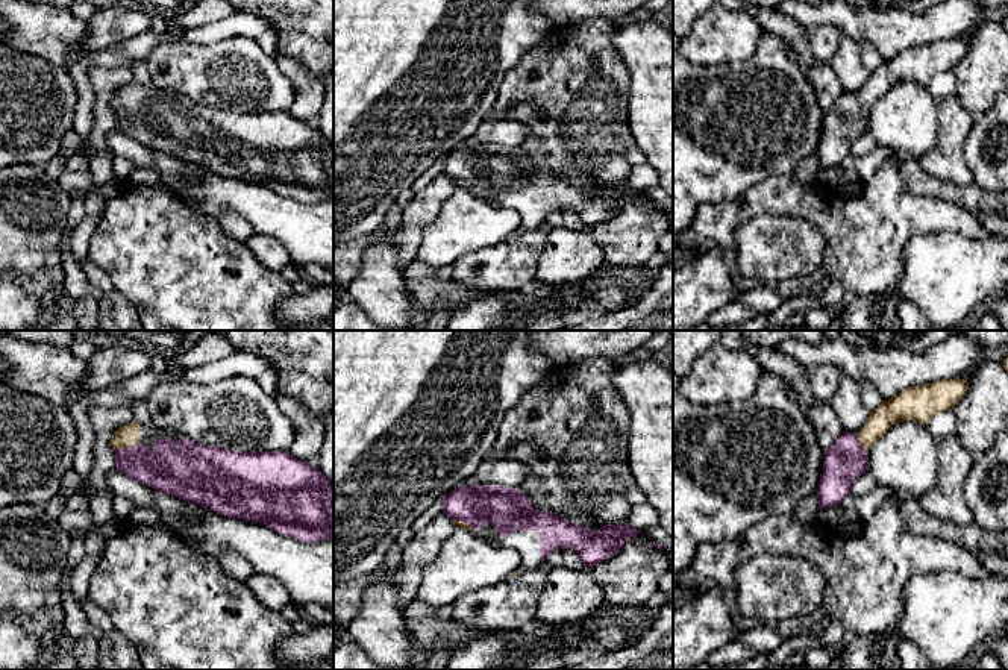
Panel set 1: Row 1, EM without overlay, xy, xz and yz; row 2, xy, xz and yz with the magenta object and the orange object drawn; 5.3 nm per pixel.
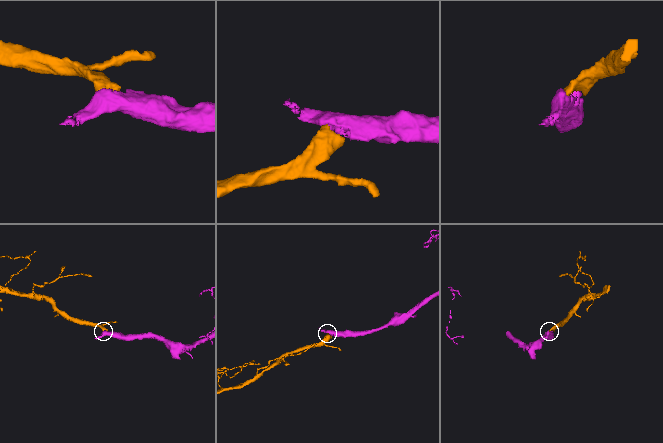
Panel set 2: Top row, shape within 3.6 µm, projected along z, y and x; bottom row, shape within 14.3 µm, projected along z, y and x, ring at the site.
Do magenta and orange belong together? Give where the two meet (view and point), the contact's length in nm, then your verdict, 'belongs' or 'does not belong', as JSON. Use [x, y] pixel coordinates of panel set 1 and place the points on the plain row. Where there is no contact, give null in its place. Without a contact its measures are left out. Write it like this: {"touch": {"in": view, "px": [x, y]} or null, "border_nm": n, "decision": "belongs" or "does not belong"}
{"touch": {"in": "xy", "px": [126, 108]}, "border_nm": 110, "decision": "belongs"}

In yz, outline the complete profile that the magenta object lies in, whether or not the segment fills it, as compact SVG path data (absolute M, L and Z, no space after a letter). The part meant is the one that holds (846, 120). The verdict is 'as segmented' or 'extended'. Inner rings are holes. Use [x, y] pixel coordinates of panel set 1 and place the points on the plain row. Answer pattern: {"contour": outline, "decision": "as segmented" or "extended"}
{"contour": "M959 38L914 45L884 61L855 94L844 91L825 114L817 158L820 168L832 168L850 155L853 141L869 130L869 111L887 91L905 80L920 85L953 67L969 53L969 42Z", "decision": "extended"}

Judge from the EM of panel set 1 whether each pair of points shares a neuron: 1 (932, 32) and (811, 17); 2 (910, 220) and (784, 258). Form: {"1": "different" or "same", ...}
{"1": "same", "2": "different"}

